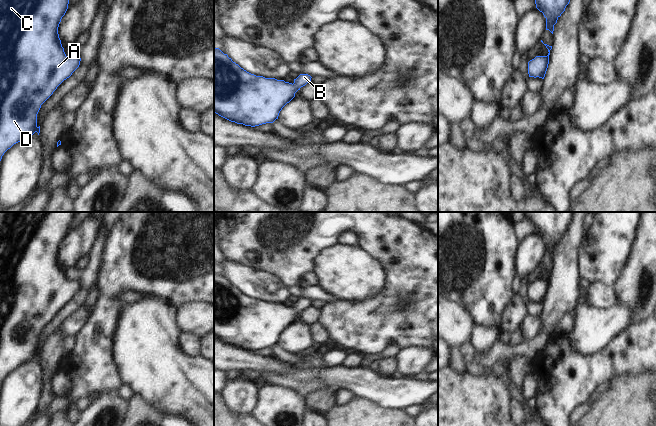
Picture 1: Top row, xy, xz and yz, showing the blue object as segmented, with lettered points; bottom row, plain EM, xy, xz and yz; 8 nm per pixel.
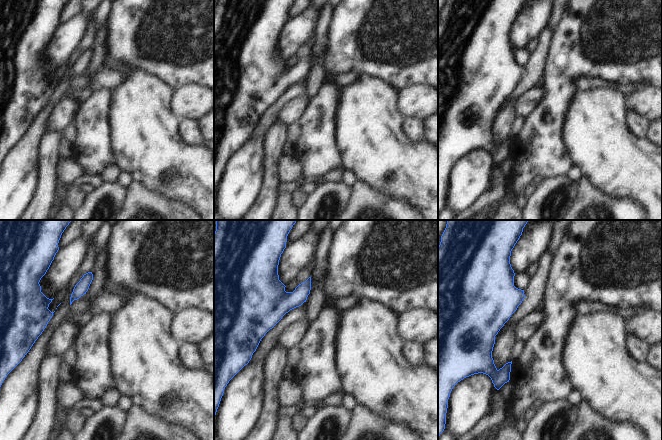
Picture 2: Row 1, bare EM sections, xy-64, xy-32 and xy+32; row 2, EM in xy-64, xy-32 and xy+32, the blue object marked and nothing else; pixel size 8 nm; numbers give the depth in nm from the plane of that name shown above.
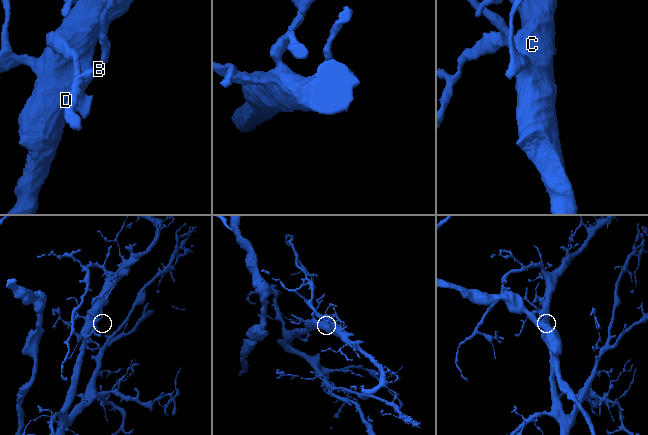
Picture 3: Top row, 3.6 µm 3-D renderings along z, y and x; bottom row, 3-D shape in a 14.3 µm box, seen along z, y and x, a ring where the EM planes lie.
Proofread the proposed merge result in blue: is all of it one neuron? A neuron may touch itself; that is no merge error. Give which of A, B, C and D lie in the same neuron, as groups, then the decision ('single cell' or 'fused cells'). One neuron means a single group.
A B C D; single cell

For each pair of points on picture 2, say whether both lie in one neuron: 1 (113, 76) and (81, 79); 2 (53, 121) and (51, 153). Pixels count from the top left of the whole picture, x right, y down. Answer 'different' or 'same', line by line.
1: same
2: different

